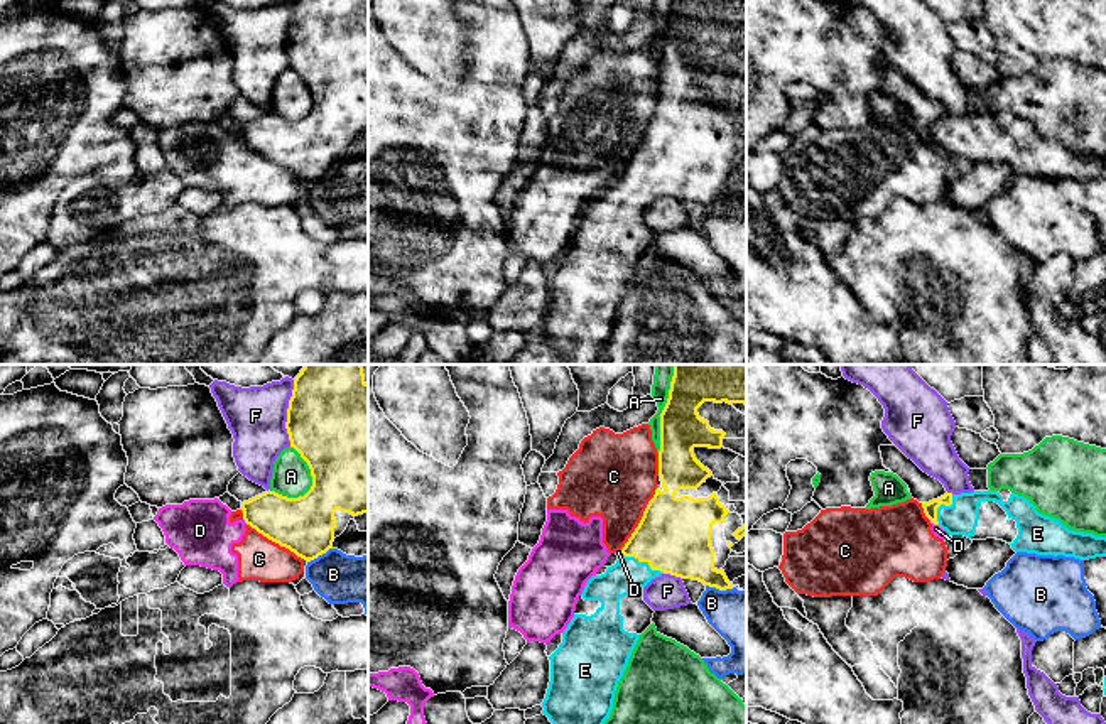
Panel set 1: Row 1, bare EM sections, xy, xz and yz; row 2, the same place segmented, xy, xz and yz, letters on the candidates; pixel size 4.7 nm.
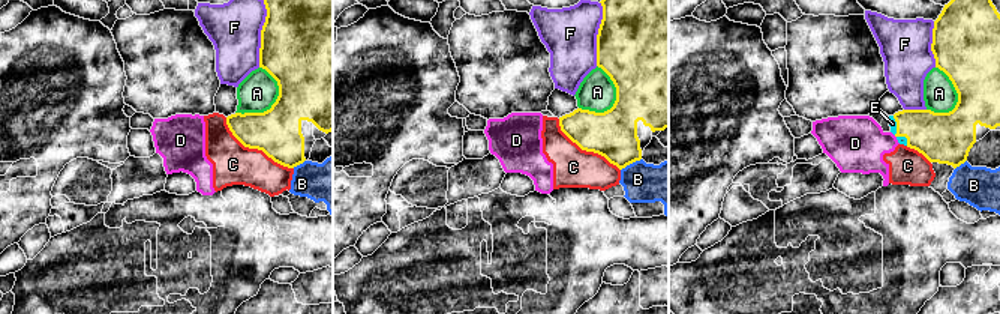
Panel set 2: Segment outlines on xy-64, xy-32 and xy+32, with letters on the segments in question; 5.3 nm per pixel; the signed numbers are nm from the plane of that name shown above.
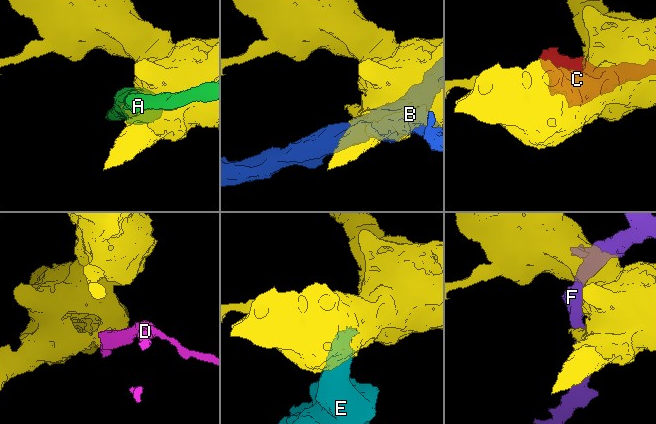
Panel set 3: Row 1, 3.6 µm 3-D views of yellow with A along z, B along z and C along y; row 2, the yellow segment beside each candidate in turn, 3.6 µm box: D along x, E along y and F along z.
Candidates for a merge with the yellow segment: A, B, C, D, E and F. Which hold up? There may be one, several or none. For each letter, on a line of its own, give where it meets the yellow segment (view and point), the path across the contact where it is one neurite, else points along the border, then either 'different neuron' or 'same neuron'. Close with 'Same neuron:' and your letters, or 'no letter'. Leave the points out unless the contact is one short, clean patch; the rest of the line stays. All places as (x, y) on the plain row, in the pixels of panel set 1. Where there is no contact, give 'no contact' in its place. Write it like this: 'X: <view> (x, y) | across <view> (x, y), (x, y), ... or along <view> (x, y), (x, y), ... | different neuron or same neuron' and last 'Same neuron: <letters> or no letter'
A: xy (311, 95) | different neuron
B: xz (720, 211) | different neuron
C: xz (642, 140) | different neuron
D: xy (243, 140) | along xy (243, 140), (245, 144) | different neuron
E: xz (644, 183) | across xz (674, 157), (644, 183), (627, 194) | same neuron
F: xy (287, 34) | different neuron
Same neuron: E

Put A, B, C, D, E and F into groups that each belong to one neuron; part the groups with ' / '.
A / B / C D / E / F

